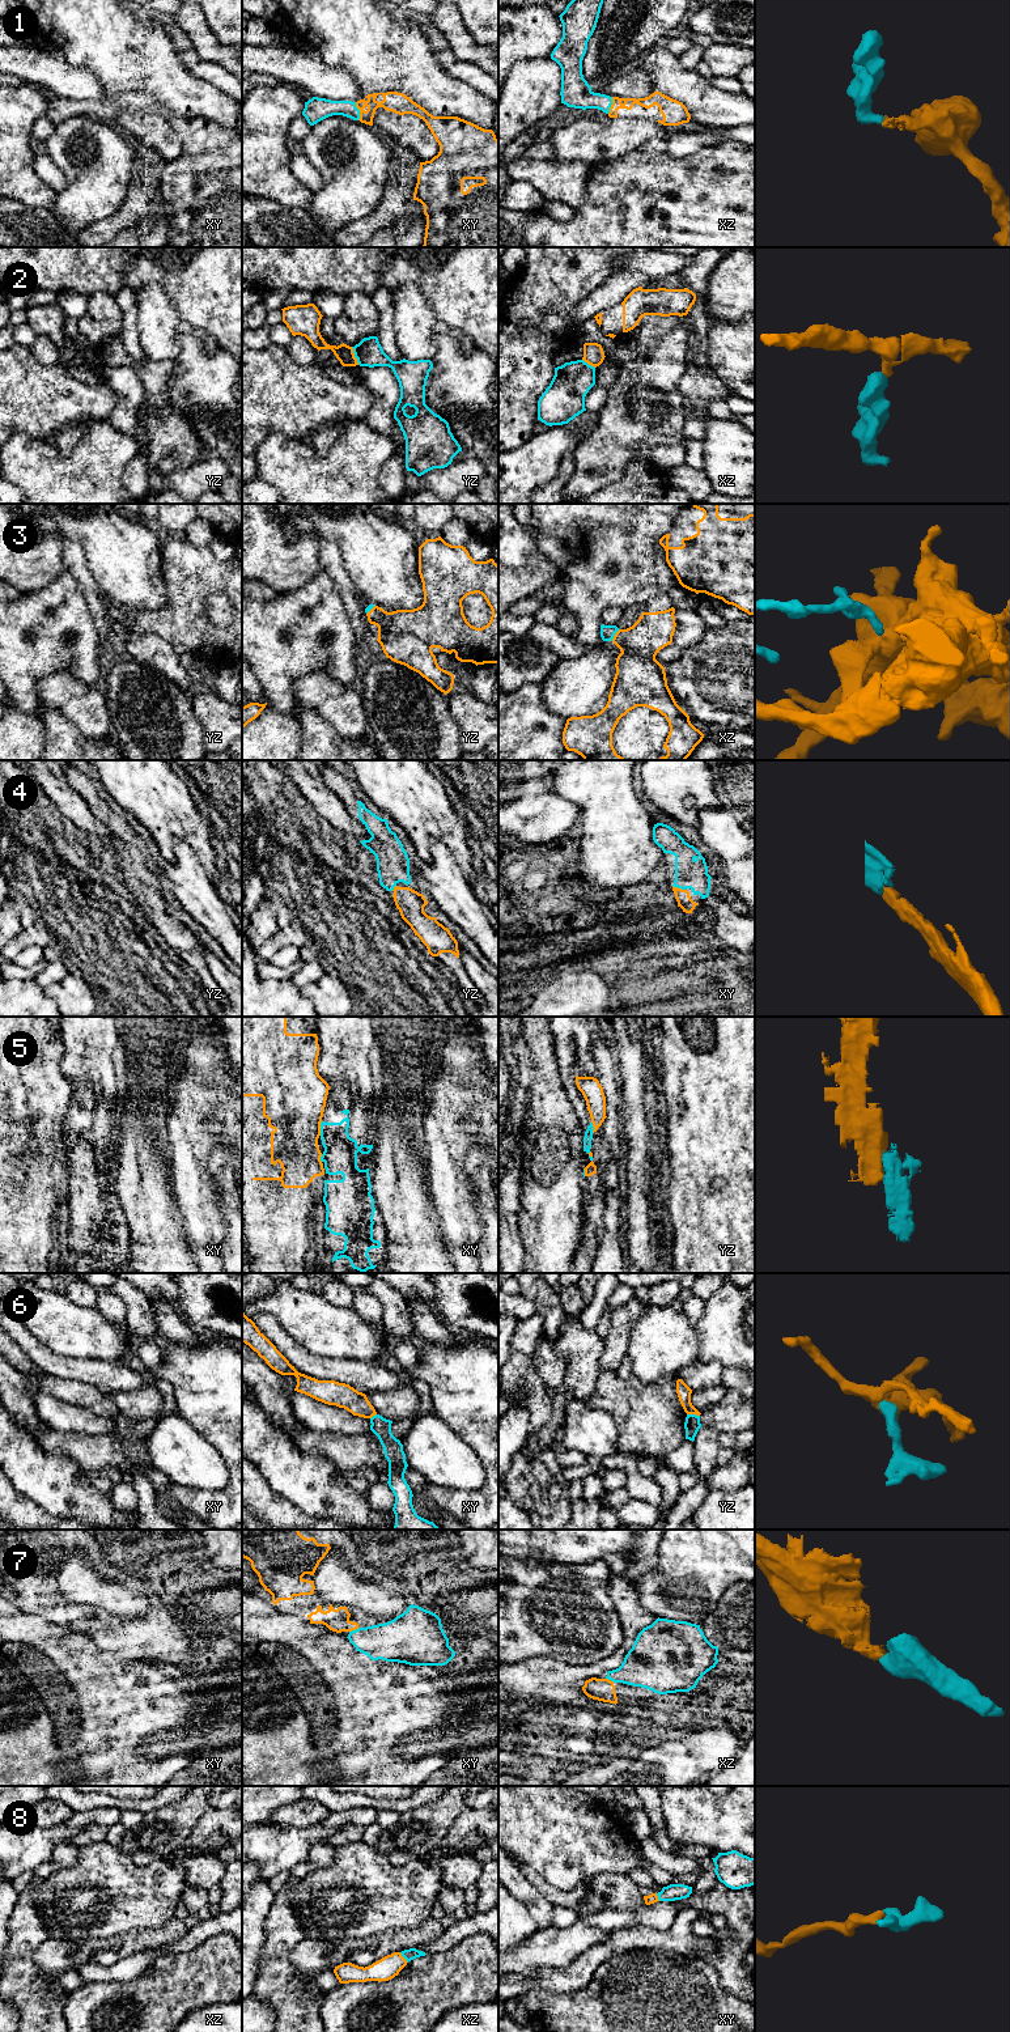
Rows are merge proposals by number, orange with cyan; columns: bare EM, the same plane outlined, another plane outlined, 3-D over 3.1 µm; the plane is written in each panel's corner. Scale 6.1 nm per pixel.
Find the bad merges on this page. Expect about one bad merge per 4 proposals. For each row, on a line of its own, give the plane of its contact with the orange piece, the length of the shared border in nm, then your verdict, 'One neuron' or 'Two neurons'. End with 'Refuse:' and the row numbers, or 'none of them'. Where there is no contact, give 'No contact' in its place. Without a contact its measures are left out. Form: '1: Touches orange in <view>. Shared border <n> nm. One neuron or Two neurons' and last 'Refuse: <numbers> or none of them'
1: Touches orange in xy. Shared border 110 nm. One neuron
2: Touches orange in yz. Shared border 120 nm. Two neurons
3: Touches orange in xz. Shared border 90 nm. One neuron
4: Touches orange in xy. Shared border 90 nm. One neuron
5: Touches orange in xy. Shared border 90 nm. Two neurons
6: Touches orange in yz. Shared border 80 nm. Two neurons
7: Touches orange in xy. Shared border 70 nm. One neuron
8: Touches orange in xz. Shared border 80 nm. One neuron
Refuse: 2, 5, 6

